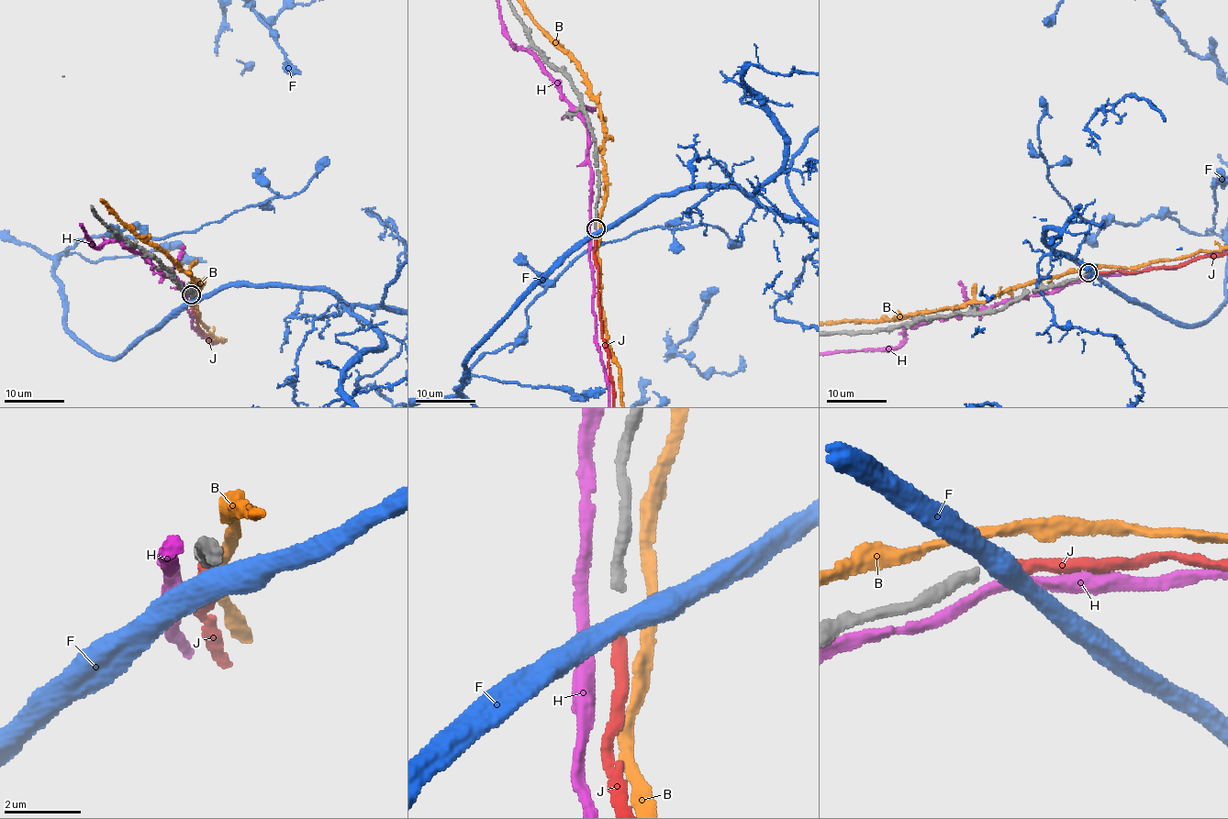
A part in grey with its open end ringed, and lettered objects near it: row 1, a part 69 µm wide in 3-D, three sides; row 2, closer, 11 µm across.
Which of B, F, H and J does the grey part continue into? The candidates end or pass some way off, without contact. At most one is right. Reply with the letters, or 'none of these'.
J

